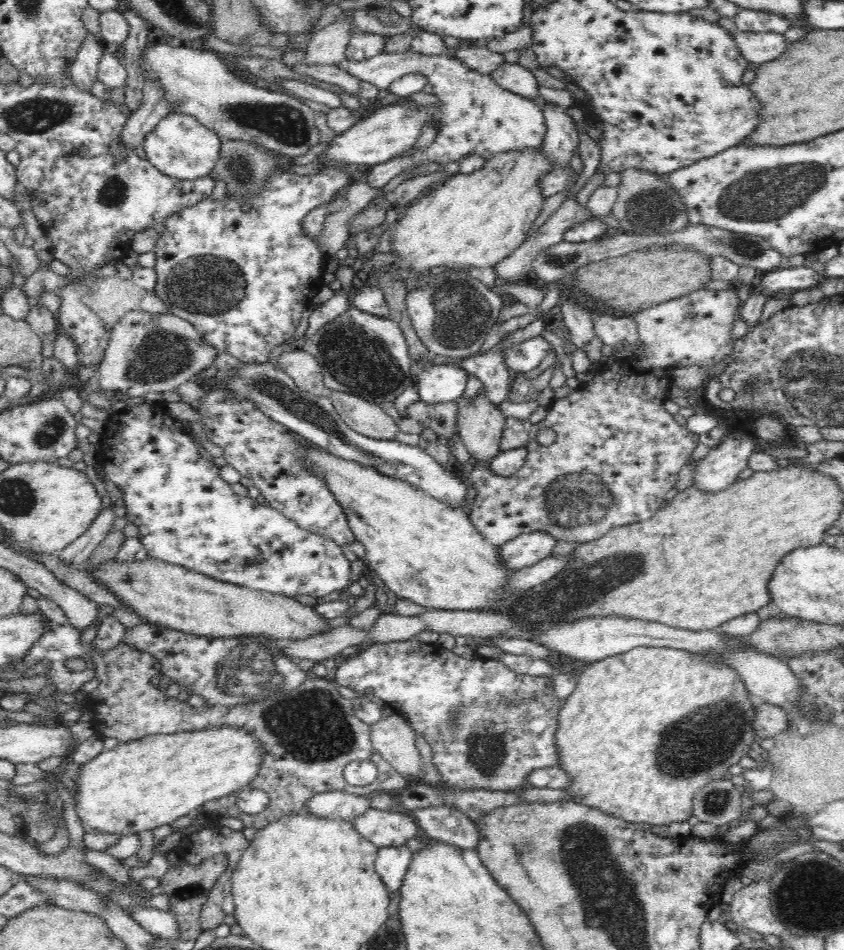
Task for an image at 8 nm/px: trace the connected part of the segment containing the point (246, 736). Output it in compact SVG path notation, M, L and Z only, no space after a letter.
M212 727L208 730L196 730L192 732L176 732L176 734L160 734L150 735L140 740L132 740L129 742L121 742L113 750L106 750L96 756L94 760L86 762L80 766L79 777L76 779L76 794L78 805L75 806L76 813L82 821L82 826L86 832L98 830L110 834L120 833L122 835L134 834L142 832L142 830L152 830L159 826L174 823L175 820L184 816L189 816L190 812L194 812L204 804L212 803L212 800L218 800L223 796L228 796L236 790L241 790L246 787L260 772L260 764L264 762L263 745L258 742L258 738L252 738L252 732L248 732L240 727Z

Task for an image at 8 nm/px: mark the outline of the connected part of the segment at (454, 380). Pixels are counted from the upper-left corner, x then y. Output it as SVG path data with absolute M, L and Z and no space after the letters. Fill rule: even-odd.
M452 363L427 365L414 379L419 400L428 404L457 402L464 394L468 374L466 369Z

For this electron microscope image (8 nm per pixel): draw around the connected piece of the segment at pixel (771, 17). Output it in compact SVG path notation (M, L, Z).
M740 9L736 13L735 24L738 30L745 33L784 33L793 27L788 19L780 15L754 9Z

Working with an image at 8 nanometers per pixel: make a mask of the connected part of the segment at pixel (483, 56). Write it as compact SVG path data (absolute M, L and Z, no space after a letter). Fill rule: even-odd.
M469 42L467 46L448 53L463 62L468 68L485 75L494 72L505 61L502 53L491 51L484 43L470 47Z

